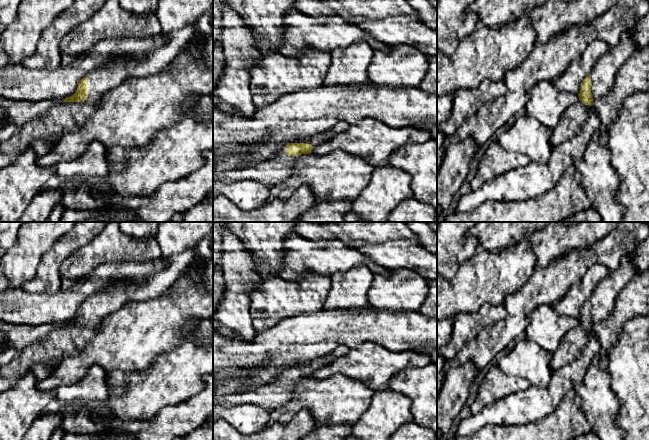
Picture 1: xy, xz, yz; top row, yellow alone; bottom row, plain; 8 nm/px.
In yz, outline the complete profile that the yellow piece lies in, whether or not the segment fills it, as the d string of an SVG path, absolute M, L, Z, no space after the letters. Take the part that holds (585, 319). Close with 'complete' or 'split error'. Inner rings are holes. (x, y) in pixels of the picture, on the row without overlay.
M588 300L581 308L578 318L579 324L564 336L560 346L552 353L551 367L553 372L574 361L589 342L594 325L591 309L591 300Z; split error

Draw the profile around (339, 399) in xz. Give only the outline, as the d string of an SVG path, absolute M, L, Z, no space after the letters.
M336 374L323 380L312 378L298 379L292 392L290 401L283 407L270 410L266 427L275 423L286 424L303 409L311 412L315 428L337 424L354 424L368 409L375 391L365 382L345 375Z

